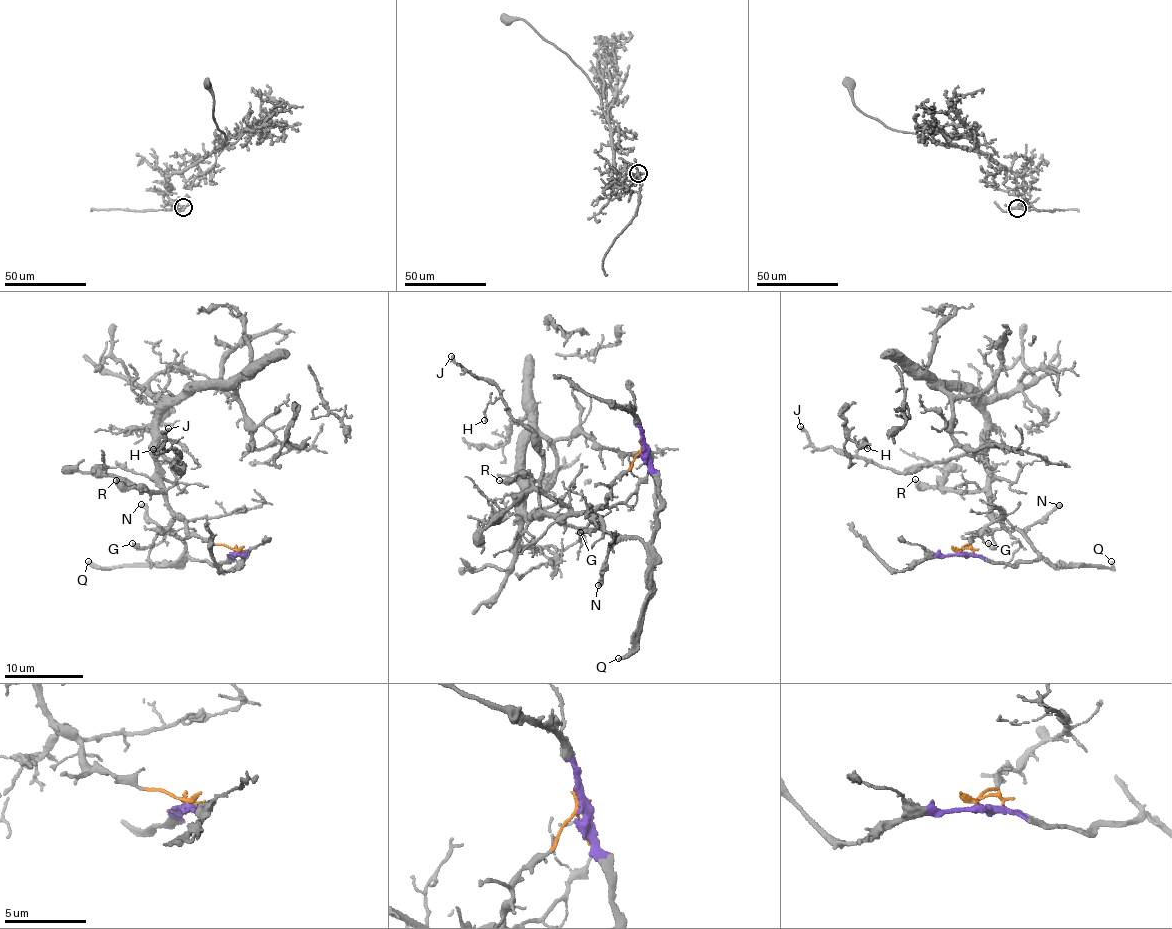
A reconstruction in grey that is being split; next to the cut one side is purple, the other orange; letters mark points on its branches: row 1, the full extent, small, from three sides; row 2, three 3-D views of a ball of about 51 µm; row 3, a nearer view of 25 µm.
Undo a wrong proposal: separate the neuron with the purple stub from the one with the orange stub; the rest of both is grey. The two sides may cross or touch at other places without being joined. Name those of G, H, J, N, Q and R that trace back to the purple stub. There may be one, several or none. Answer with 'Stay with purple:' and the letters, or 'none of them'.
Stay with purple: G, N, Q

